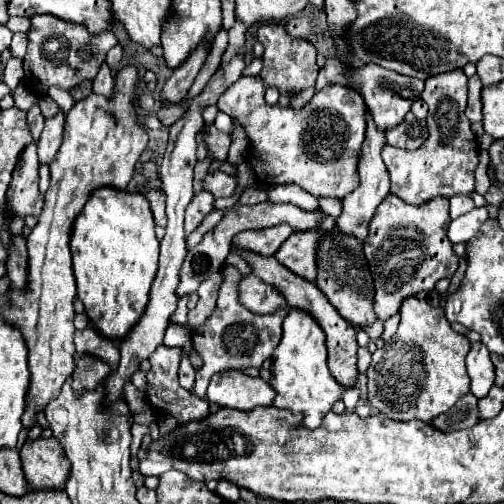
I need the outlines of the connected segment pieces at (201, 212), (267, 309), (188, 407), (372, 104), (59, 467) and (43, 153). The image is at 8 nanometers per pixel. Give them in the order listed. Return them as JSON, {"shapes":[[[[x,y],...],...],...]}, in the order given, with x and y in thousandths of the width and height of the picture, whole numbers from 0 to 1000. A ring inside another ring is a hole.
{"shapes":[[[[401,377],[393,389],[381,393],[381,401],[369,413],[369,437],[365,437],[369,472],[401,440],[401,433],[421,417],[421,401],[425,401],[425,389],[417,381],[409,381],[409,377]]],[[[504,544],[480,552],[476,595],[492,615],[508,623],[544,623],[544,615],[556,615],[556,611],[575,615],[575,607],[567,603],[567,591],[544,567],[528,563]]],[[[325,683],[313,687],[313,694],[306,694],[306,702],[294,710],[302,730],[298,738],[290,742],[294,746],[294,794],[306,810],[306,817],[321,817],[329,813],[333,821],[341,821],[353,841],[361,837],[377,837],[377,833],[393,833],[393,829],[409,829],[409,821],[417,817],[417,806],[409,794],[377,782],[373,774],[365,774],[357,762],[353,762],[353,722],[357,722],[357,690],[329,690]]],[[[722,127],[714,139],[702,143],[698,163],[706,163],[706,171],[714,171],[722,202],[734,214],[742,242],[758,258],[774,258],[786,246],[794,246],[798,234],[813,222],[817,202],[829,198],[833,187],[837,187],[837,179],[841,179],[841,163],[837,159],[829,159],[829,155],[806,155],[806,151],[786,147],[778,139],[766,139],[766,135],[750,131],[750,127]]],[[[111,869],[52,877],[40,893],[48,944],[63,972],[123,972],[139,944],[139,917]]],[[[127,222],[91,238],[91,250],[75,274],[75,325],[99,325],[111,313],[111,302],[123,286],[127,266]]]]}

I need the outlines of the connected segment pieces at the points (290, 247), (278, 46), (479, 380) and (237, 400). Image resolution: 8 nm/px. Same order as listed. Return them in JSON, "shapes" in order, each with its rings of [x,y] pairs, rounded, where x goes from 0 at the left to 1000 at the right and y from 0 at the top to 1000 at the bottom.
{"shapes":[[[[615,456],[615,464],[579,464],[556,496],[544,504],[548,516],[591,544],[623,560],[627,528],[623,528],[623,480],[631,476],[631,456]]],[[[528,48],[512,56],[512,79],[524,87],[524,135],[516,155],[528,171],[548,171],[556,183],[599,183],[611,171],[623,171],[631,151],[627,131],[627,95],[603,75],[579,75],[560,48]]],[[[956,679],[937,683],[925,706],[925,730],[933,746],[933,778],[944,790],[960,790],[980,766],[980,726],[972,714],[972,698]]],[[[472,734],[425,742],[409,774],[413,798],[452,806],[464,813],[504,813],[512,806],[540,806],[544,770],[516,746],[500,750]]]]}

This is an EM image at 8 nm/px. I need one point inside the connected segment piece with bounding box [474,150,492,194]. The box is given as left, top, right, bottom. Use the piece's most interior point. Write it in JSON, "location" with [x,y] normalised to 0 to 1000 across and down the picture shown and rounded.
{"location":[958,361]}

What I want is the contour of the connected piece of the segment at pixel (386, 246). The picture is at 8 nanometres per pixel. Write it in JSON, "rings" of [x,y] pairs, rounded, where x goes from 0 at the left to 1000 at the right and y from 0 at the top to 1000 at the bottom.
{"rings":[[[770,385],[730,444],[722,504],[742,552],[742,619],[750,635],[770,635],[790,619],[802,591],[829,579],[853,579],[877,552],[897,552],[909,532],[909,508],[885,472],[889,397],[861,393],[837,409],[813,409],[790,389]]]}

